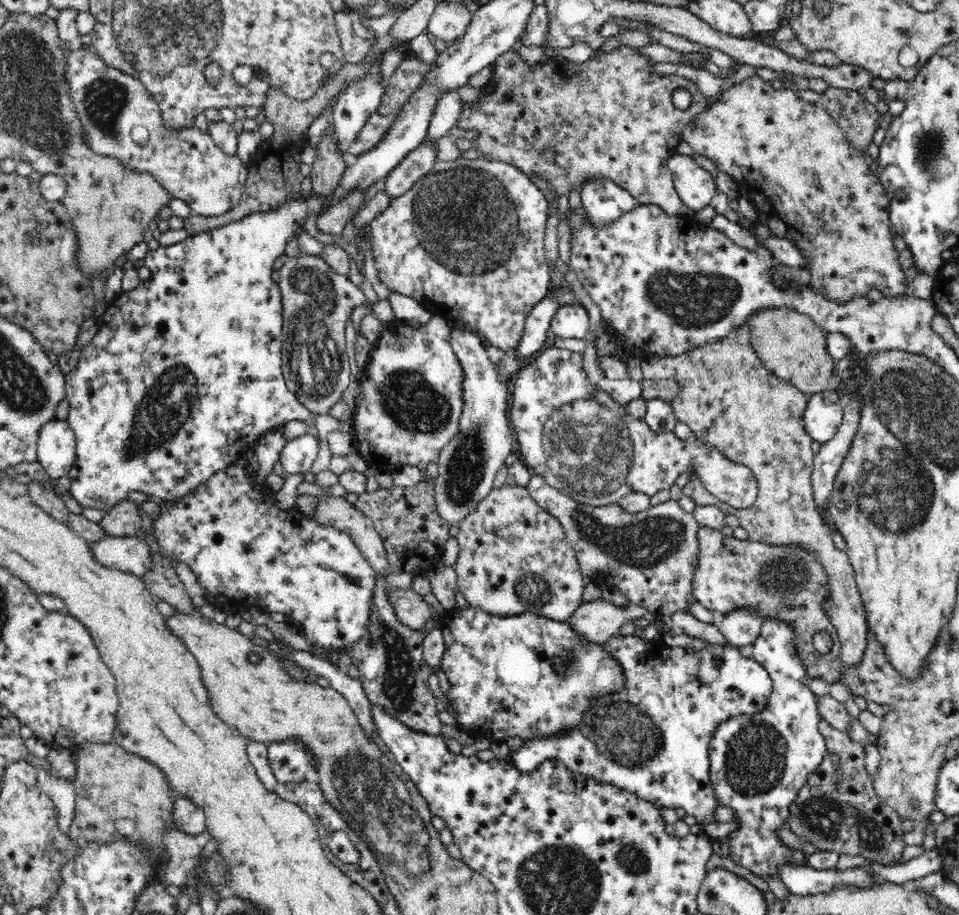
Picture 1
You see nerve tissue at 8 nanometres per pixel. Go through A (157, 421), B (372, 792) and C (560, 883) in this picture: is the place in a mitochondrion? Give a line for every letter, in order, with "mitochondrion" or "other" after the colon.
A: mitochondrion
B: mitochondrion
C: mitochondrion

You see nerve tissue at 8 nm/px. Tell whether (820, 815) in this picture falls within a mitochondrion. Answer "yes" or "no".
yes

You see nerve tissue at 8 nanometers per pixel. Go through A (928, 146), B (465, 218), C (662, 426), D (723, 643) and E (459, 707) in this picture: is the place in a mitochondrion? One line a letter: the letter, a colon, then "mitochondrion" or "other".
A: mitochondrion
B: mitochondrion
C: other
D: other
E: other

